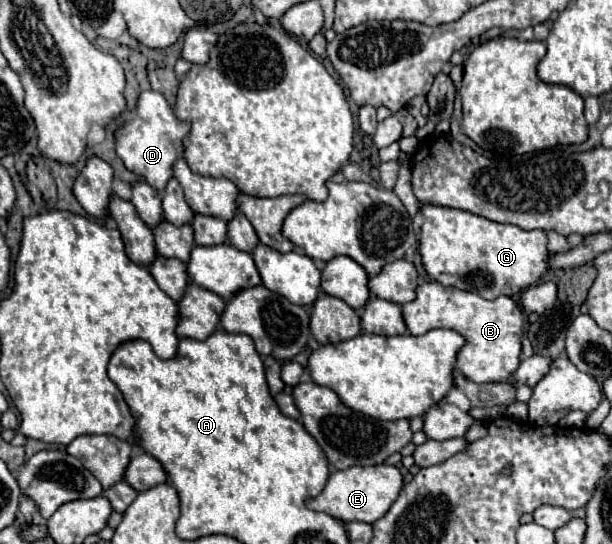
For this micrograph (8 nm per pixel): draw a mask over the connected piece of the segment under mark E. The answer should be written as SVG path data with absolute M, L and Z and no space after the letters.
M372 465L372 467L350 467L344 471L332 471L320 497L308 501L312 511L322 511L342 521L366 521L374 523L388 513L388 507L398 499L404 487L402 473L390 465Z

